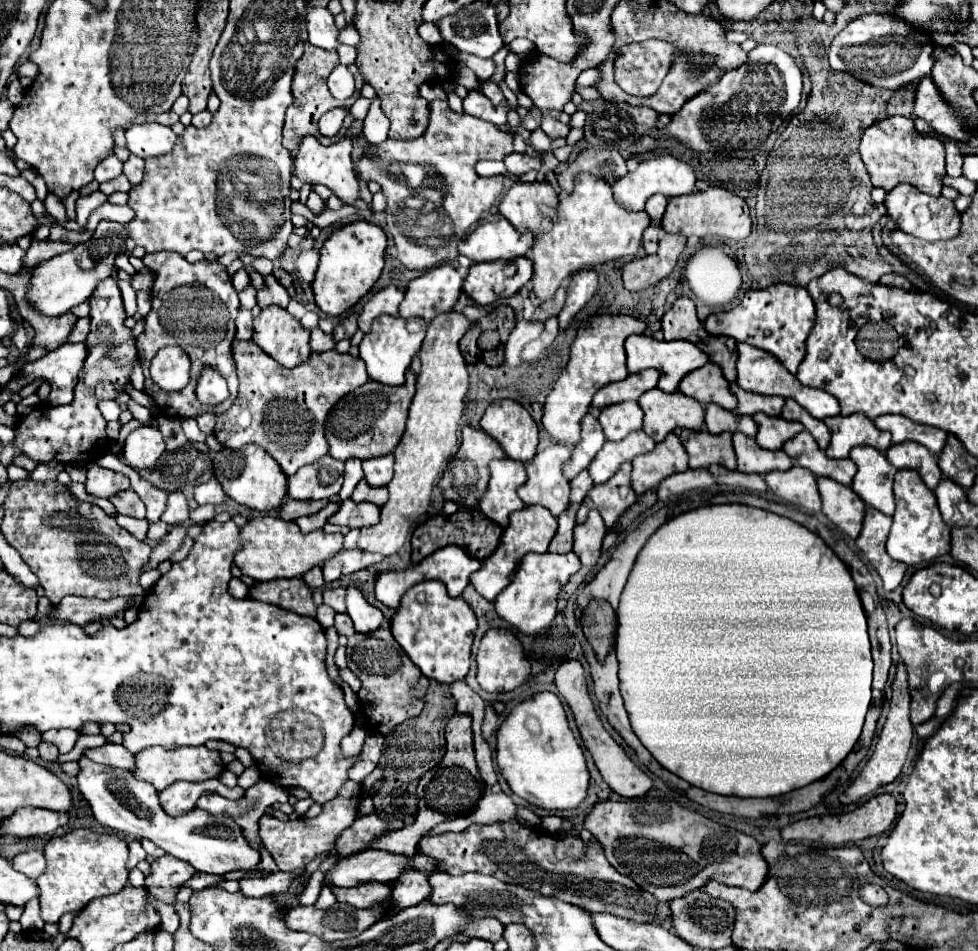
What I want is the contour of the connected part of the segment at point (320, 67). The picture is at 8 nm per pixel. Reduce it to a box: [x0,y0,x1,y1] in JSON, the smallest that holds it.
[282,43,364,161]

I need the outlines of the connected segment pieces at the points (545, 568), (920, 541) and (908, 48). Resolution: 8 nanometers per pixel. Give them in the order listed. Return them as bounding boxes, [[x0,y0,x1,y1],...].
[[494,553,580,635],[886,469,950,565],[830,13,934,91]]

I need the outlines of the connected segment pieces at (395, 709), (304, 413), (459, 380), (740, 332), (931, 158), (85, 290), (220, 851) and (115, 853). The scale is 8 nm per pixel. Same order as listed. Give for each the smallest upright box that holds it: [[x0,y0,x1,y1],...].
[[334,613,430,735],[214,343,370,477],[358,311,470,555],[704,283,814,375],[860,115,946,197],[30,219,126,317],[78,755,260,875],[36,829,128,923]]

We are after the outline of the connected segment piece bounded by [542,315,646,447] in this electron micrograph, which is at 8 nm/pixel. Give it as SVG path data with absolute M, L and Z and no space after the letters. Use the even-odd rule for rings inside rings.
M616 315L616 317L590 317L586 325L578 329L578 337L570 347L570 359L564 371L560 373L554 389L546 397L542 425L544 431L554 437L556 441L574 447L580 441L580 421L588 413L588 405L592 395L608 385L628 377L626 371L626 355L624 355L624 341L630 335L644 333L646 323L634 319L630 315Z

